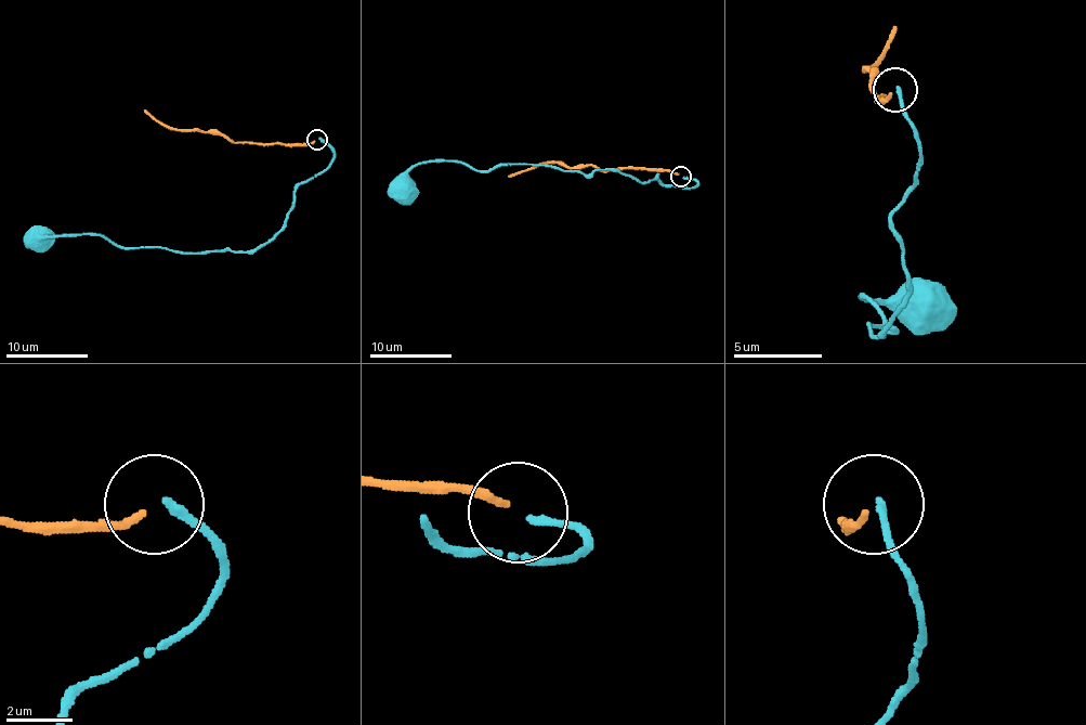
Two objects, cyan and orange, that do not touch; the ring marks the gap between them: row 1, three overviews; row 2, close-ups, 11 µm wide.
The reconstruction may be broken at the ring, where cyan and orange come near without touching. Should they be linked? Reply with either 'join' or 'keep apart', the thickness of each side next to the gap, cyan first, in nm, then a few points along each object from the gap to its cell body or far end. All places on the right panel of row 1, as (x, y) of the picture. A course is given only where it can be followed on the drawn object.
keep apart | 240/200 nm | cyan via (899, 89), (917, 143), (890, 232), (908, 299), (890, 329), (868, 329), (881, 316), (863, 294), (921, 308) | orange via (890, 93), (877, 98), (881, 98), (868, 67), (886, 49), (894, 27)

